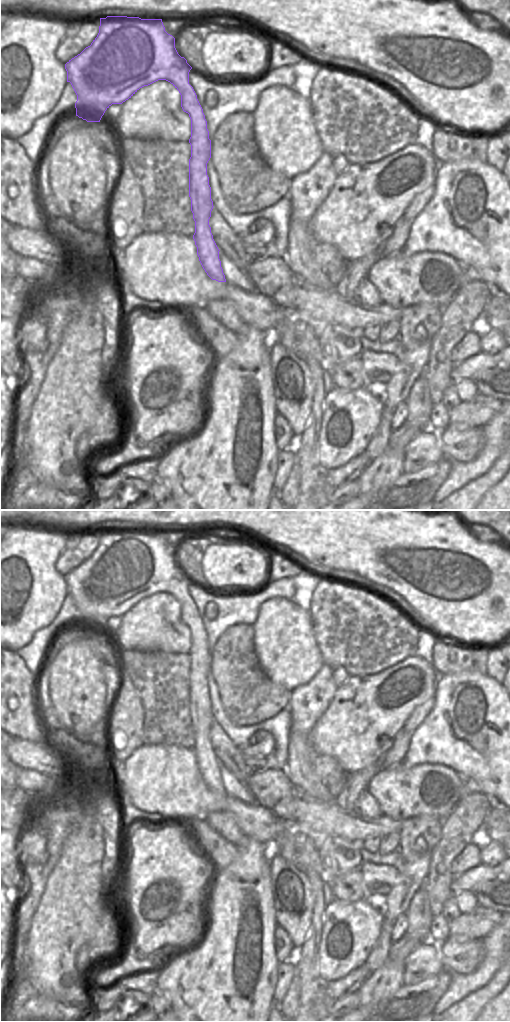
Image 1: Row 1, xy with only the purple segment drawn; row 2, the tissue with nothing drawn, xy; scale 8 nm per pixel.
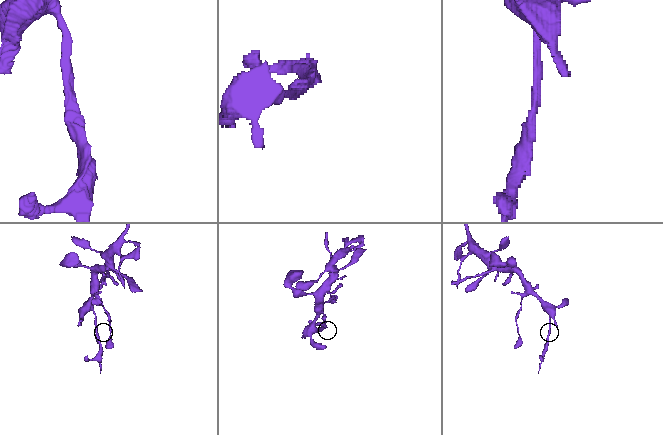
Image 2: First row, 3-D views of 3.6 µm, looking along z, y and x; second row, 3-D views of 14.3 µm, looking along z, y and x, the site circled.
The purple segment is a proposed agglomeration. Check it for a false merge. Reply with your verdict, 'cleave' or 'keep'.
cleave

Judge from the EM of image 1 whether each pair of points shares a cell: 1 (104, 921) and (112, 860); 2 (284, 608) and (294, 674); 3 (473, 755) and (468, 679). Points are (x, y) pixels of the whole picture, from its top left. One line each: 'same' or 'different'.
1: same
2: same
3: same

